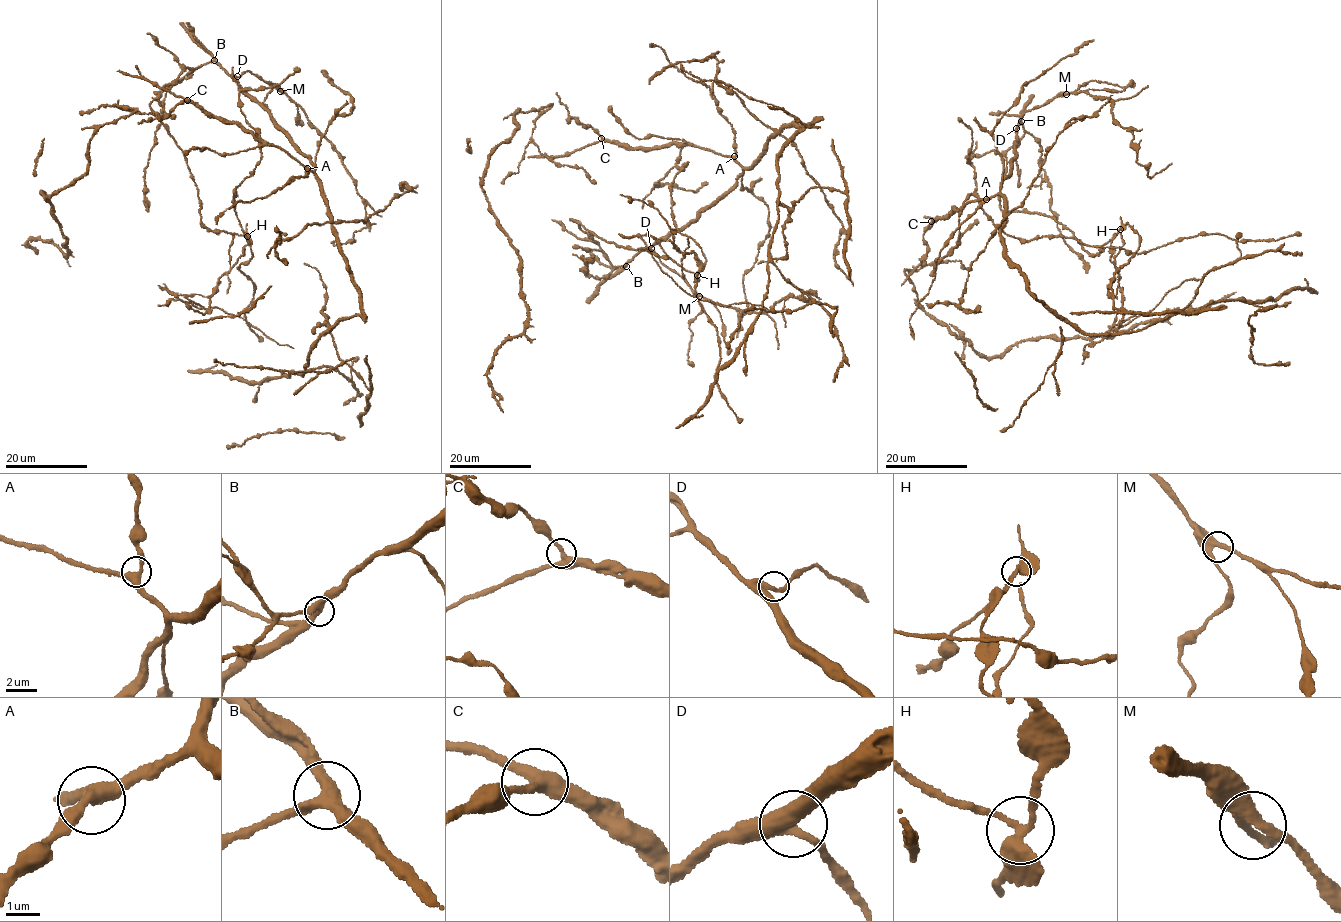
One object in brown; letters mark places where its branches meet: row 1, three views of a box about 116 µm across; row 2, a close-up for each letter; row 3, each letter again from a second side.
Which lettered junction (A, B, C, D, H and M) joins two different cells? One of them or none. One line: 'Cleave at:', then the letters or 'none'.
Cleave at: H

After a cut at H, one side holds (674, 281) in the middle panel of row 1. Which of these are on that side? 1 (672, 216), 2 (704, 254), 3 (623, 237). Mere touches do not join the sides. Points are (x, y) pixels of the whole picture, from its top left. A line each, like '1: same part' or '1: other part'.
1: other part
2: other part
3: same part

